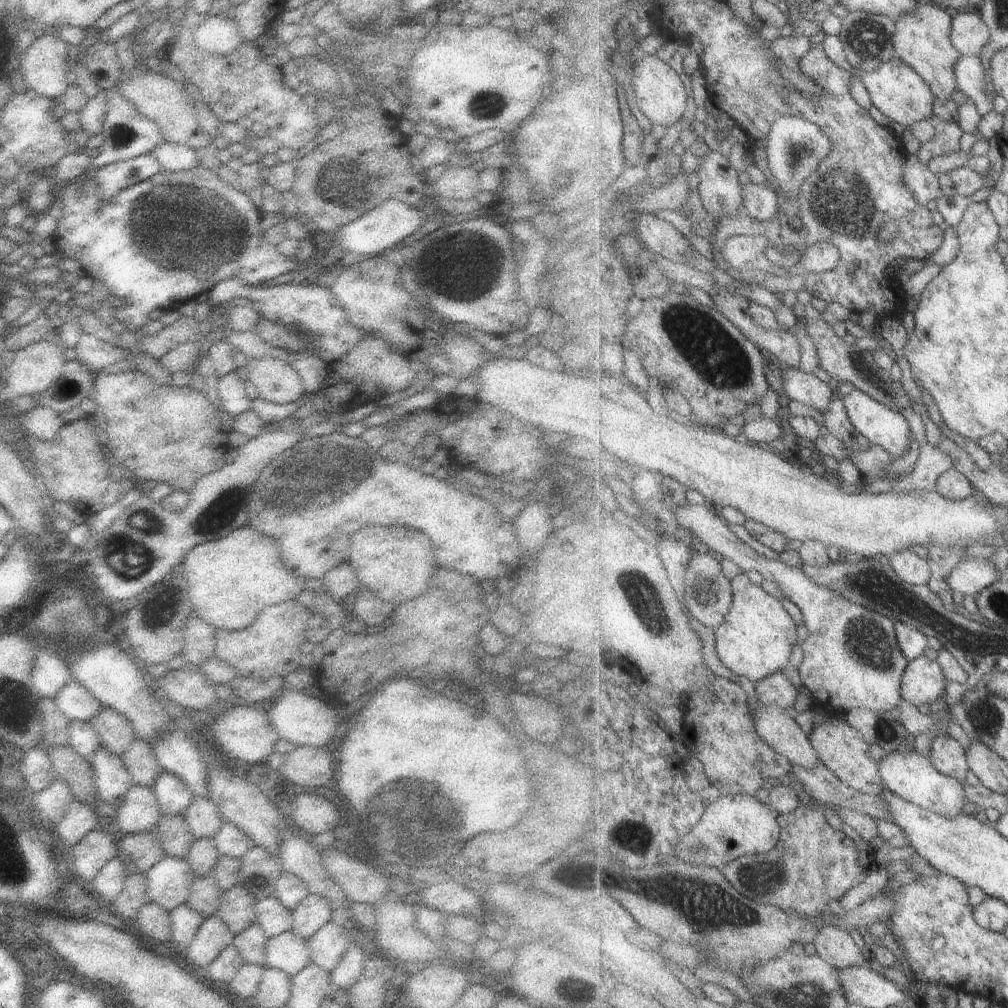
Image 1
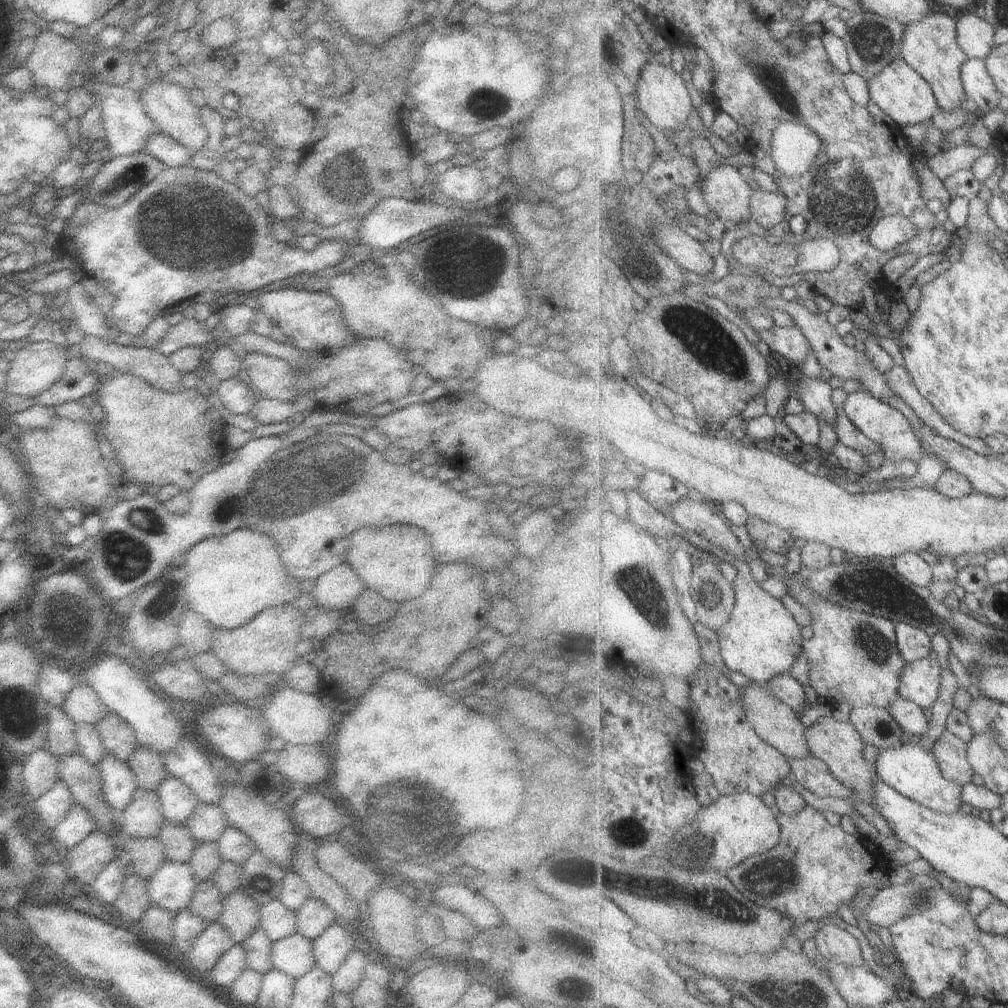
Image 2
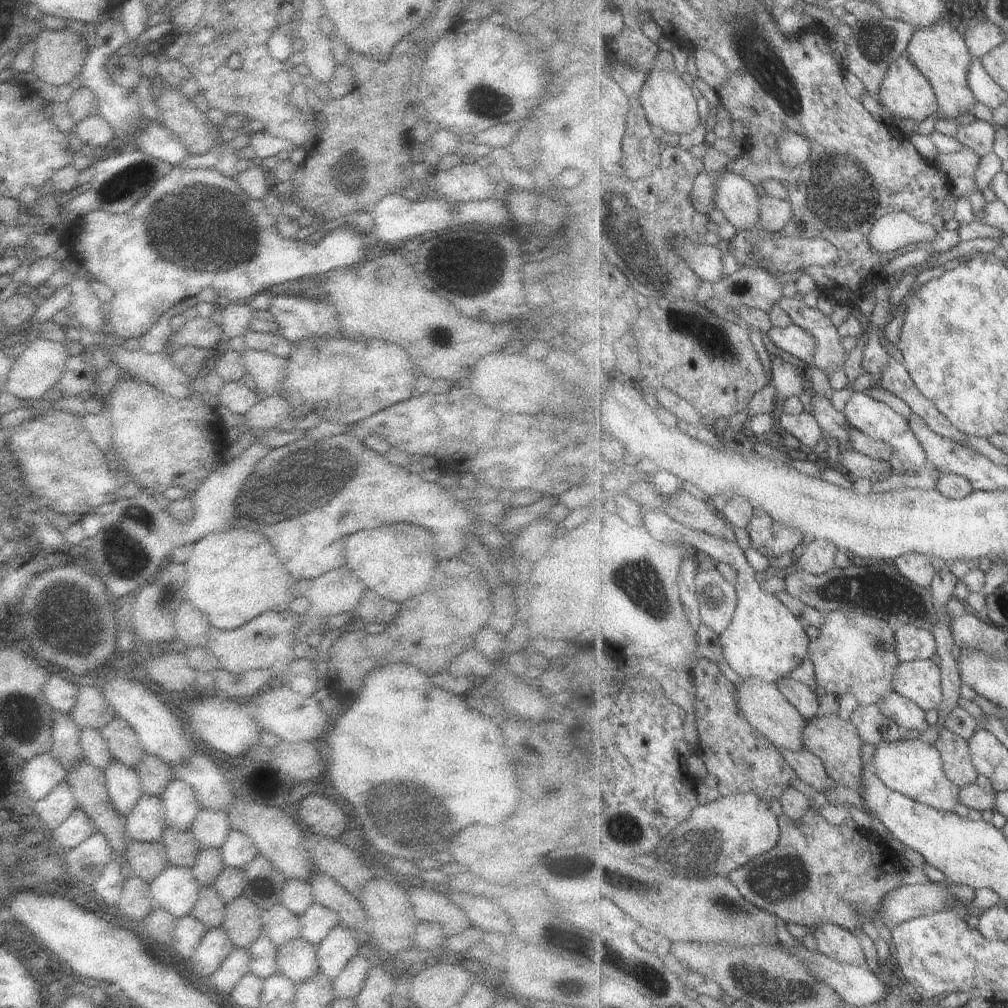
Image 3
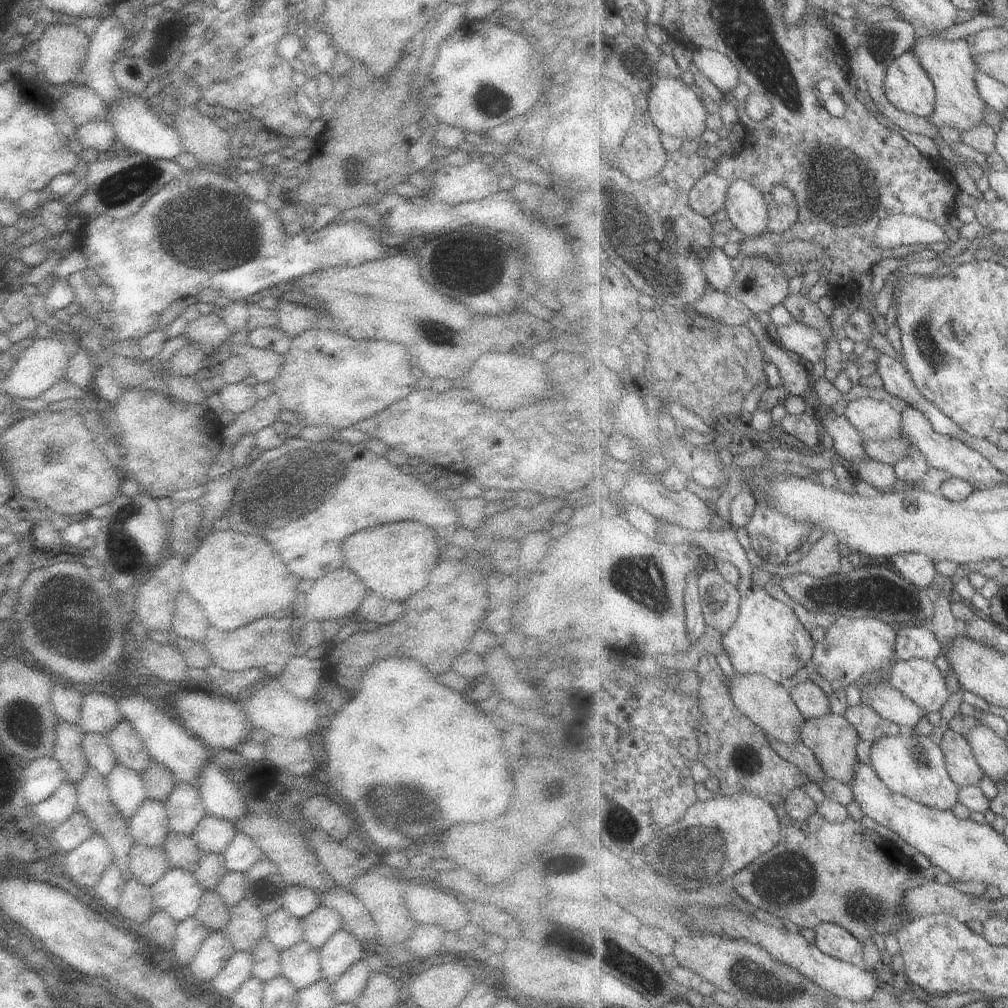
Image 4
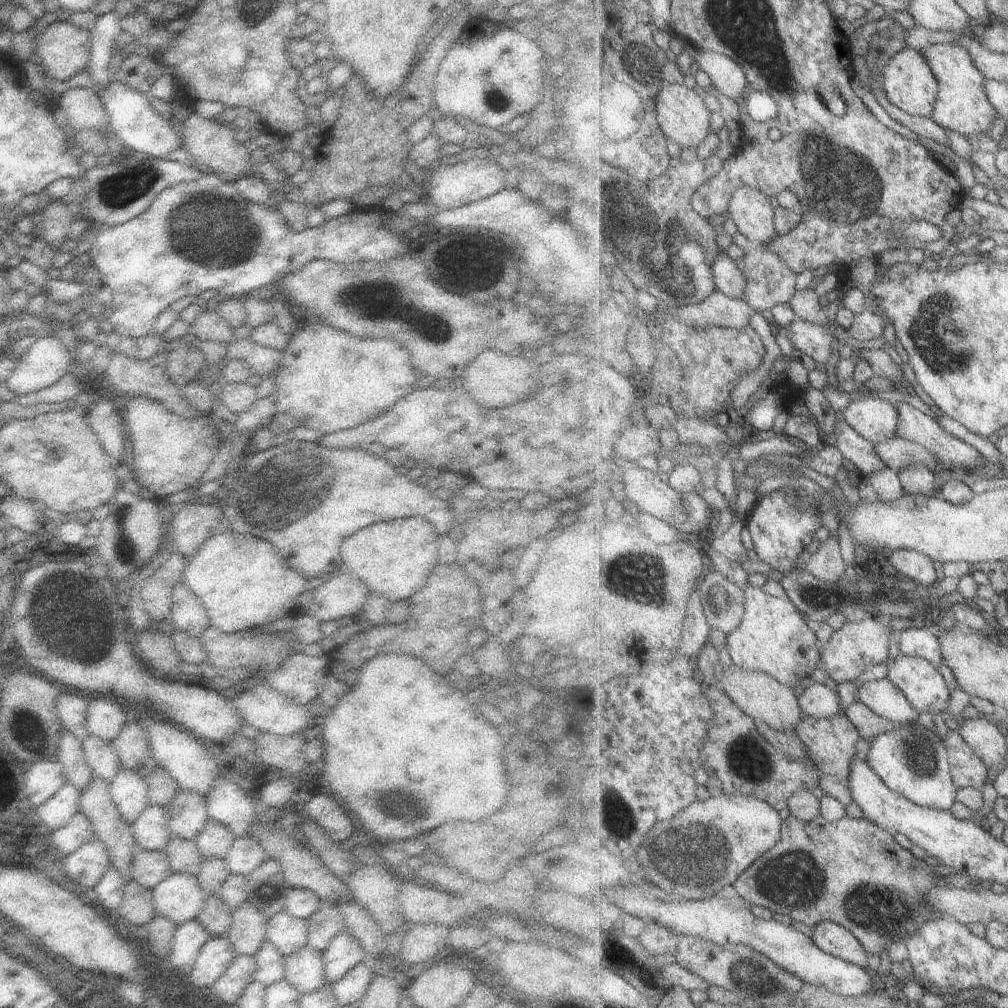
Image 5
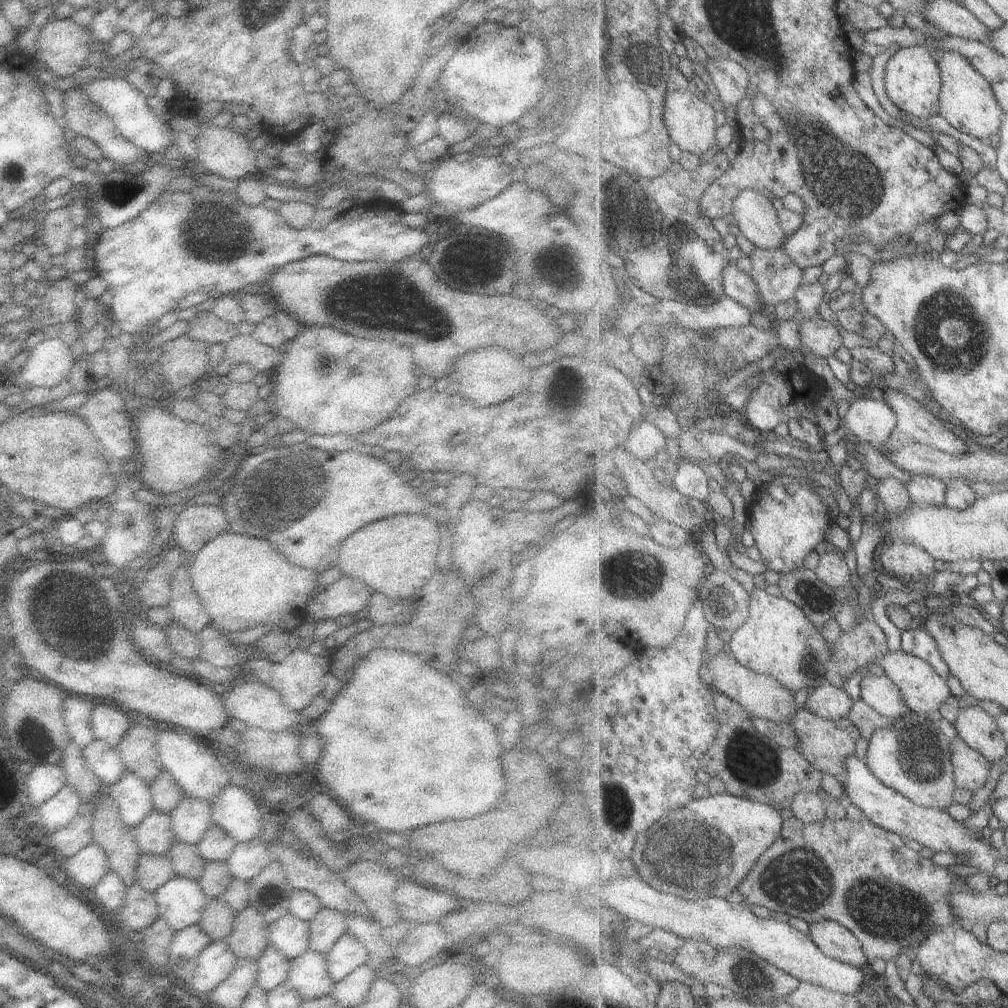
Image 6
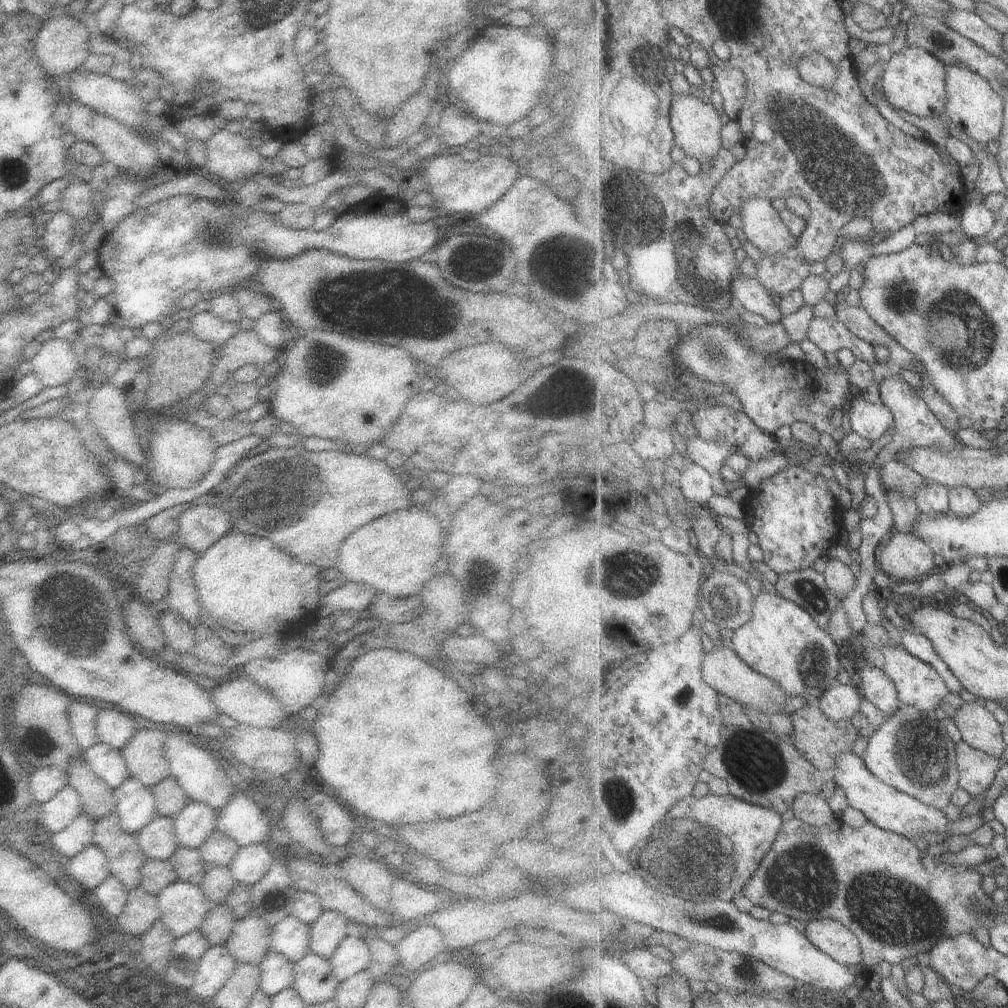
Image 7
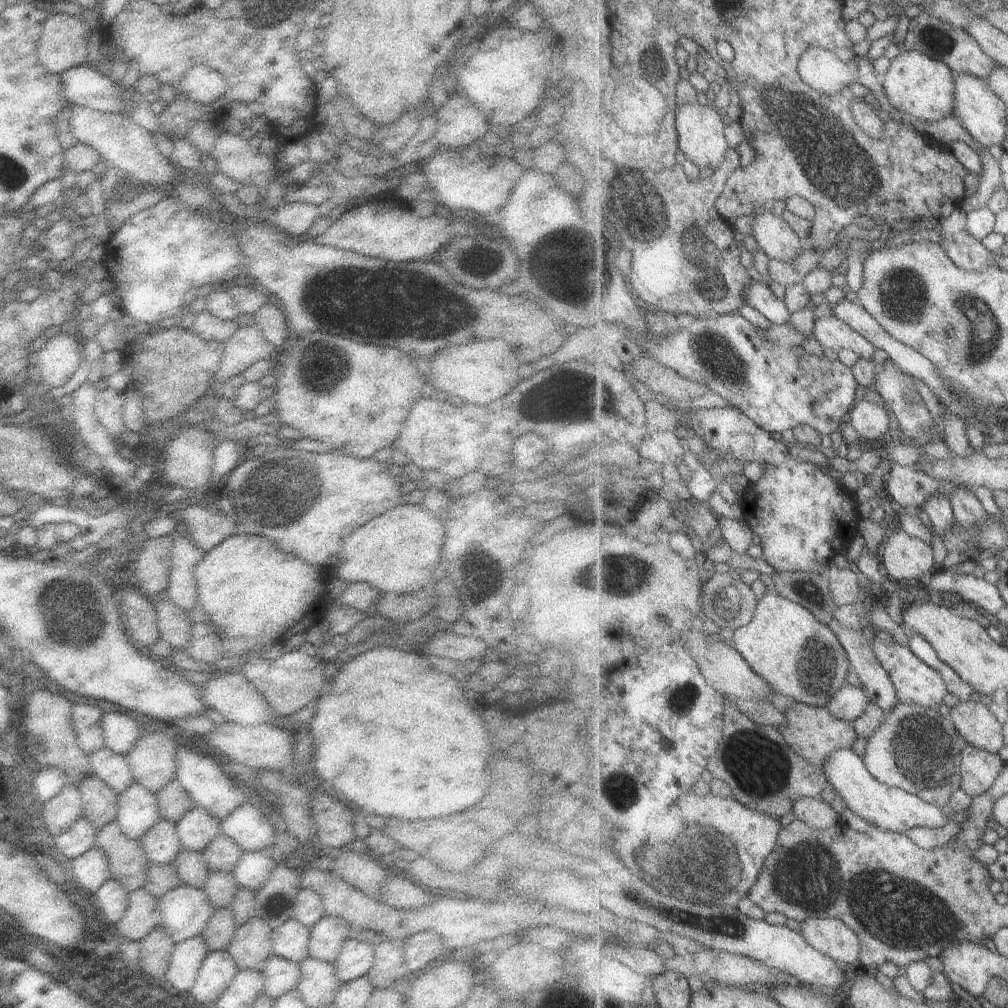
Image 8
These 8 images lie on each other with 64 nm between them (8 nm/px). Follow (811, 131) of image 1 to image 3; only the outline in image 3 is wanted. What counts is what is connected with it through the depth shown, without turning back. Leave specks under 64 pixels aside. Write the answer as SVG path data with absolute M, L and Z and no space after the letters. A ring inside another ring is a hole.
M781 130L779 136L779 158L785 169L794 169L803 166L805 162L809 162L811 152L813 152L813 144L809 138L805 138L803 134L795 132L795 130Z

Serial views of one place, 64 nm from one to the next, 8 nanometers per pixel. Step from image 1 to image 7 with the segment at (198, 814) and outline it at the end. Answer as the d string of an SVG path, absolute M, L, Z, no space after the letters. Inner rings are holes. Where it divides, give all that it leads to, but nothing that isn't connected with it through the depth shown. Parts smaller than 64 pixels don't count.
M216 829L199 846L198 852L203 860L203 865L215 864L215 866L227 866L229 868L233 856L237 854L237 848L238 845L229 836L225 836L223 832Z

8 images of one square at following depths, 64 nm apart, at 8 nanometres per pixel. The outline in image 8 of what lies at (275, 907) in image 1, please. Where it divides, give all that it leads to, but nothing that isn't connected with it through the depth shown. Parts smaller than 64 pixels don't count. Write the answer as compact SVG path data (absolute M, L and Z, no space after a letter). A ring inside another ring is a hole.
M296 919L285 920L271 932L273 952L285 960L301 962L307 958L310 929Z

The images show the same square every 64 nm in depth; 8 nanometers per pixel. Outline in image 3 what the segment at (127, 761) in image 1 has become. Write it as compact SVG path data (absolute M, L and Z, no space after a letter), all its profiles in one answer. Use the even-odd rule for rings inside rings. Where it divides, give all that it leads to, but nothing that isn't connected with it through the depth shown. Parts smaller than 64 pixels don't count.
M143 754L139 764L135 766L135 772L141 784L144 794L161 797L161 792L169 786L169 782L174 778L171 774L170 766L157 756Z

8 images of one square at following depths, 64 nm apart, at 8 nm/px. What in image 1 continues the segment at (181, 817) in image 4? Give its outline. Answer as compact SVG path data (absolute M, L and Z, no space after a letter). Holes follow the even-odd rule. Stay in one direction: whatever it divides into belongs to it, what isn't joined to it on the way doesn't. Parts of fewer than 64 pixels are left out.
M162 770L151 788L163 814L184 816L191 804L192 794L180 778Z

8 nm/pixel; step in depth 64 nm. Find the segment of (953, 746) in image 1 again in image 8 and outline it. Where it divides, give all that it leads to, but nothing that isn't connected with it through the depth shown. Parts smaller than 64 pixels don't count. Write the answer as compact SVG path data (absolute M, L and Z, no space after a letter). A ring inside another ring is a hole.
M970 743L965 744L961 752L961 789L975 799L994 787L1006 763L999 754L981 750Z

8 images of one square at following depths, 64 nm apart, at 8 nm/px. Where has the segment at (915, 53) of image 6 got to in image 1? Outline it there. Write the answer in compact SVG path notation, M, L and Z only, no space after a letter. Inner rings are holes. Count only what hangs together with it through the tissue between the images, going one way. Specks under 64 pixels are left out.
M899 56L884 62L876 71L857 71L856 75L866 84L874 106L891 121L911 127L923 119L933 118L936 96L930 84Z

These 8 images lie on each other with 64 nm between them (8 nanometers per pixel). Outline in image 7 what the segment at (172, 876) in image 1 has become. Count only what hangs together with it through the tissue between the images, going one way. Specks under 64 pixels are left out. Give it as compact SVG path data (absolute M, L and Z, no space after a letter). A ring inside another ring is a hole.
M175 880L157 894L160 920L173 934L173 939L200 930L212 902L207 900L199 885Z

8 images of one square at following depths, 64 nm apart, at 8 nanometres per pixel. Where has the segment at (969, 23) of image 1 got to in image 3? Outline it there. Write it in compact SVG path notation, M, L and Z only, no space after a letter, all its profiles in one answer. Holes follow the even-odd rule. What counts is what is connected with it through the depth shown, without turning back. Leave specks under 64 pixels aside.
M979 21L970 27L965 26L963 22L960 33L965 38L965 44L973 57L981 58L1006 42L1005 34L1001 32L1001 28L991 22Z

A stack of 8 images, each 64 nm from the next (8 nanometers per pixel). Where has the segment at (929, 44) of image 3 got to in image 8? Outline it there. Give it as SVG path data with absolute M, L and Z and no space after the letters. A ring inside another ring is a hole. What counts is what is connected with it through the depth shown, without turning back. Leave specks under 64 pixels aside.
M953 72L955 80L955 108L953 116L983 147L999 145L1003 147L1007 136L1006 105L993 90L987 79L965 72Z

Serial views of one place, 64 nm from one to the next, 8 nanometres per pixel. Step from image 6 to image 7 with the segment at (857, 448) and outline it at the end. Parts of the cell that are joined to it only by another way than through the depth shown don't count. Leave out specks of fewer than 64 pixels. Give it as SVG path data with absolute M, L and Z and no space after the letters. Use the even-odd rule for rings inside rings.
M899 461L883 462L881 466L881 482L883 482L884 488L889 490L899 490L905 494L905 496L915 496L917 490L927 482L921 474L913 472L913 470L907 468L905 464Z

